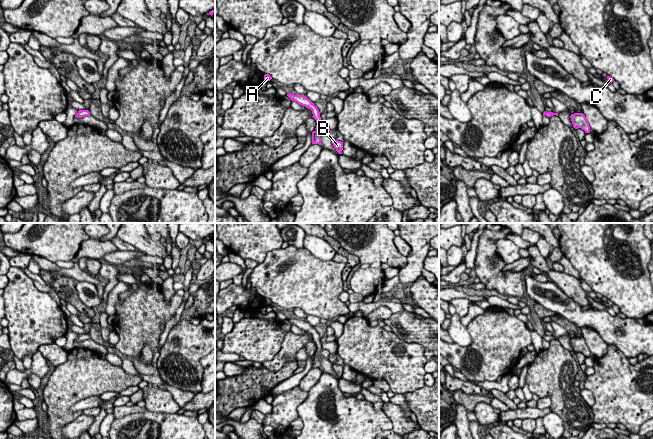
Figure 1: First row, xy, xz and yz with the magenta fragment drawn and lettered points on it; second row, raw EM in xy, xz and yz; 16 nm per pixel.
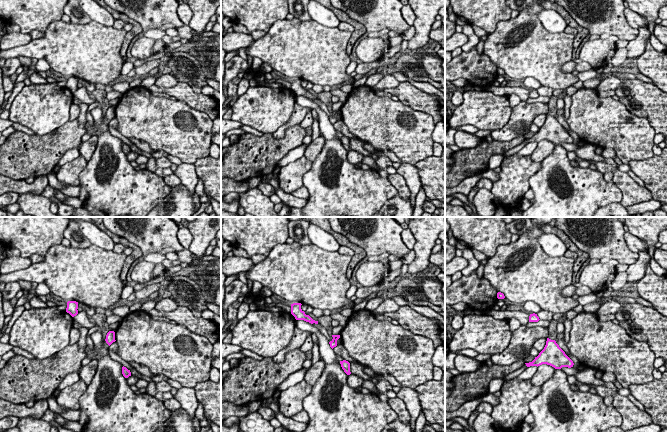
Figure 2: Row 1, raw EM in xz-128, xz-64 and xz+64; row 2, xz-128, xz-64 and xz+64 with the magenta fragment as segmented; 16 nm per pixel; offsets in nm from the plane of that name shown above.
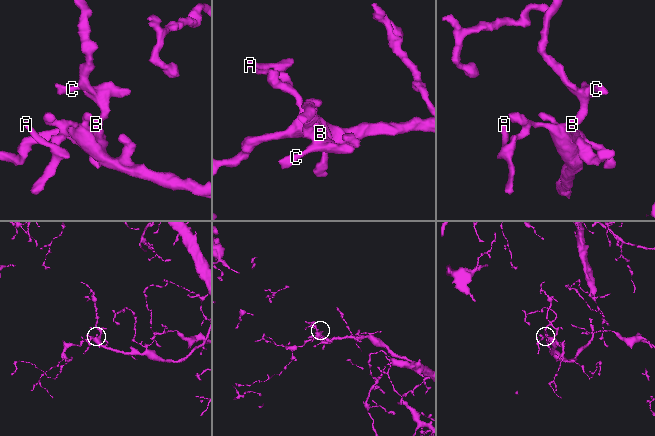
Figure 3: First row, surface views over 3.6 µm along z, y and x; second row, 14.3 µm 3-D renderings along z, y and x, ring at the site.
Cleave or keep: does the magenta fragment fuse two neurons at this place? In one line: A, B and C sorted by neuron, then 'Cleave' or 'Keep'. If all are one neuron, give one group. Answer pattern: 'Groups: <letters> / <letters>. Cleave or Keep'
Groups: A B C. Keep

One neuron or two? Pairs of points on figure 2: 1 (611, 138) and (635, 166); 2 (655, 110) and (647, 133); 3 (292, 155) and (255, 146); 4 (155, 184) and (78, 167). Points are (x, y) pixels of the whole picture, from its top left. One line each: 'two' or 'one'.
1: two
2: two
3: two
4: two

